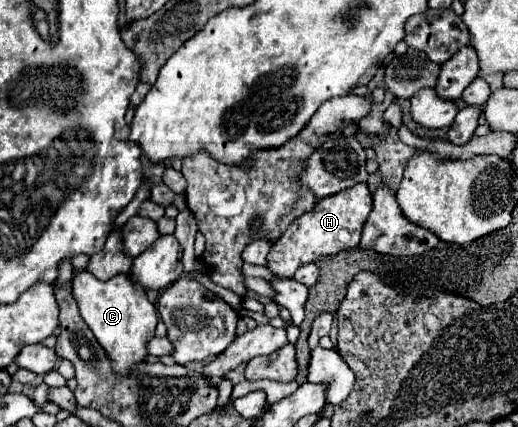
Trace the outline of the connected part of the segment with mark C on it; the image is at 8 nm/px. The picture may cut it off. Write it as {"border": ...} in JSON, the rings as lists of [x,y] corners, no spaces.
{"border":[[[80,270],[72,278],[72,294],[78,302],[80,316],[86,320],[100,346],[112,358],[114,372],[126,374],[136,362],[144,360],[146,342],[154,336],[158,316],[154,304],[146,296],[146,290],[138,290],[138,286],[130,282],[130,272],[110,278],[110,282],[98,282],[94,274]]]}

